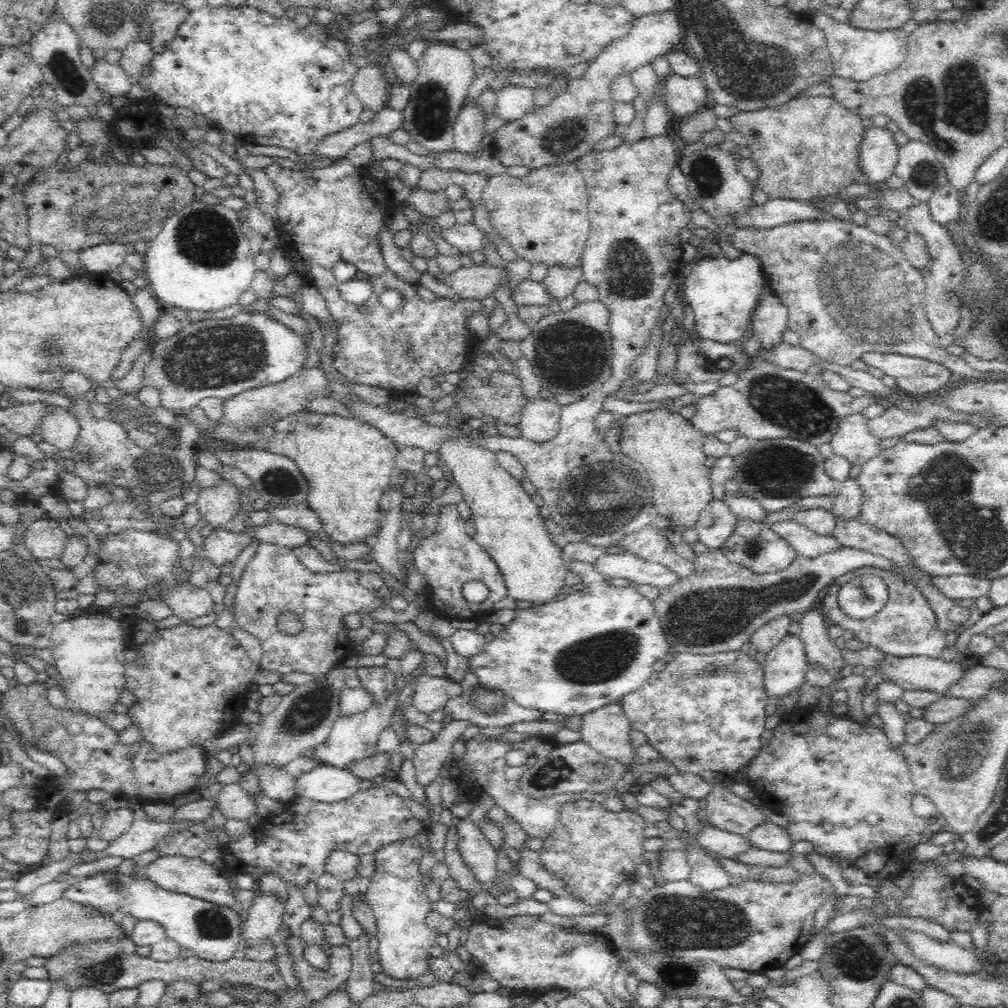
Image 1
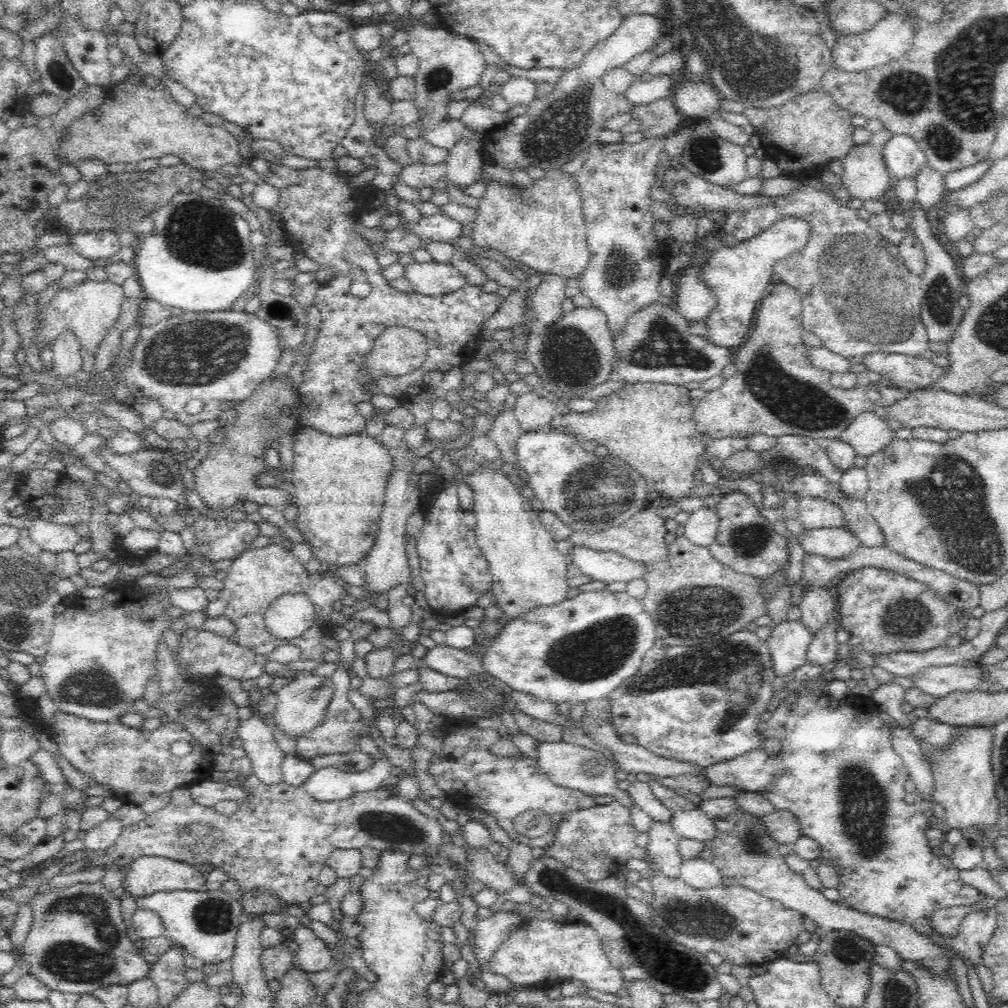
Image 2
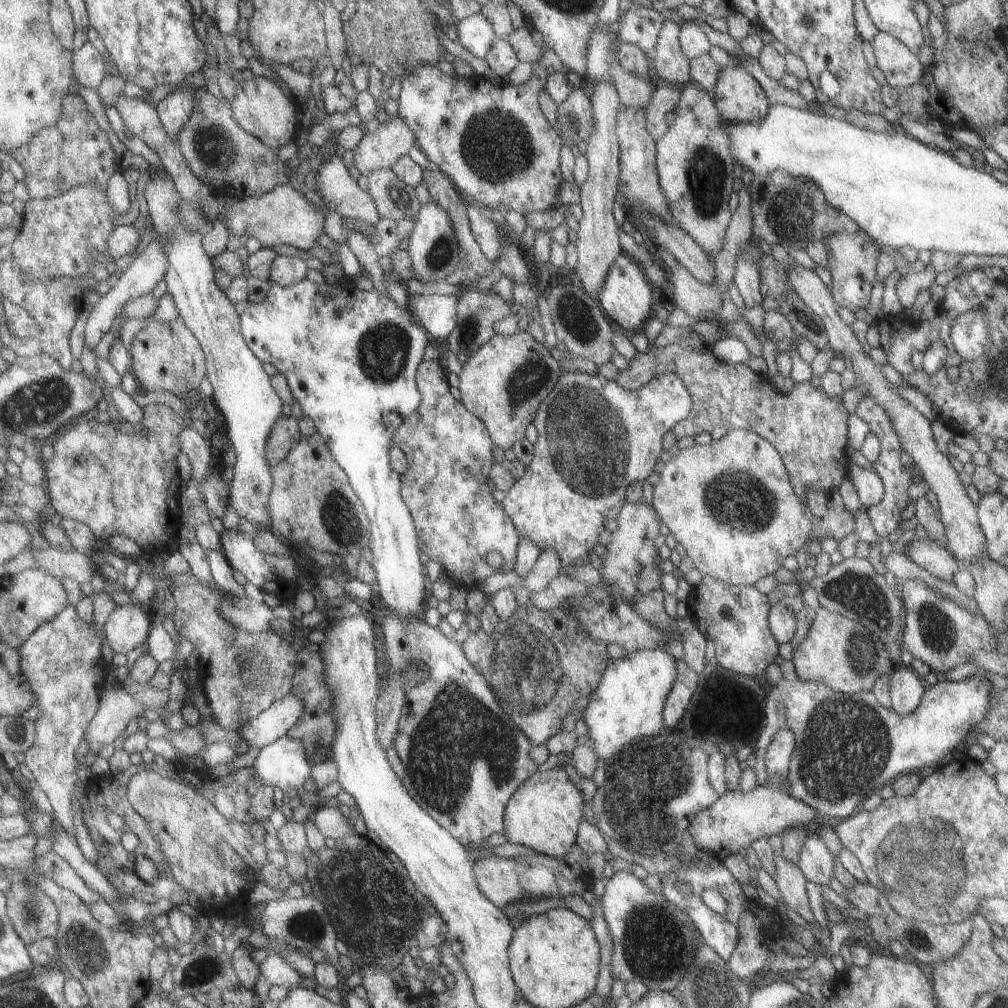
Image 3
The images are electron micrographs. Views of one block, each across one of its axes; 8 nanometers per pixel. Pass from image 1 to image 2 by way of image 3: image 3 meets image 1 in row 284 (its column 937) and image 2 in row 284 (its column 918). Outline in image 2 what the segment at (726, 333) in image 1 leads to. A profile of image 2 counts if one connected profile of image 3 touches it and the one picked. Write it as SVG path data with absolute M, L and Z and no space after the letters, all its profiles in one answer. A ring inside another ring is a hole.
M795 217L788 218L788 222L778 220L770 229L750 241L734 243L732 246L722 245L712 253L712 256L702 266L702 281L708 289L714 291L716 297L716 304L705 318L710 343L734 350L740 348L748 340L757 309L772 286L771 278L774 272L774 264L777 264L778 260L786 258L789 254L799 252L808 244L808 240L810 240L810 225L802 218Z

